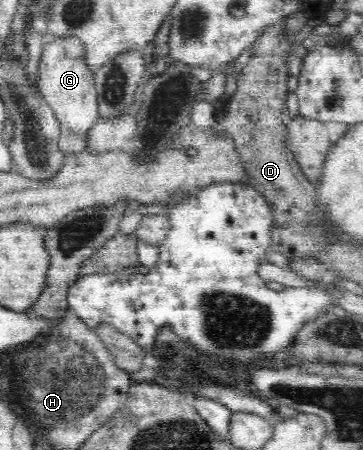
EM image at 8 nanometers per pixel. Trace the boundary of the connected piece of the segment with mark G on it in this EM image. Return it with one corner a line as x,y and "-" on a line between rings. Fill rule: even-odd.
61,37
43,45
39,69
38,90
41,92
47,105
53,110
56,118
60,120
62,127
68,127
73,133
85,133
89,131
100,118
98,114
97,92
94,82
94,74
88,67
85,58
84,44
78,37

